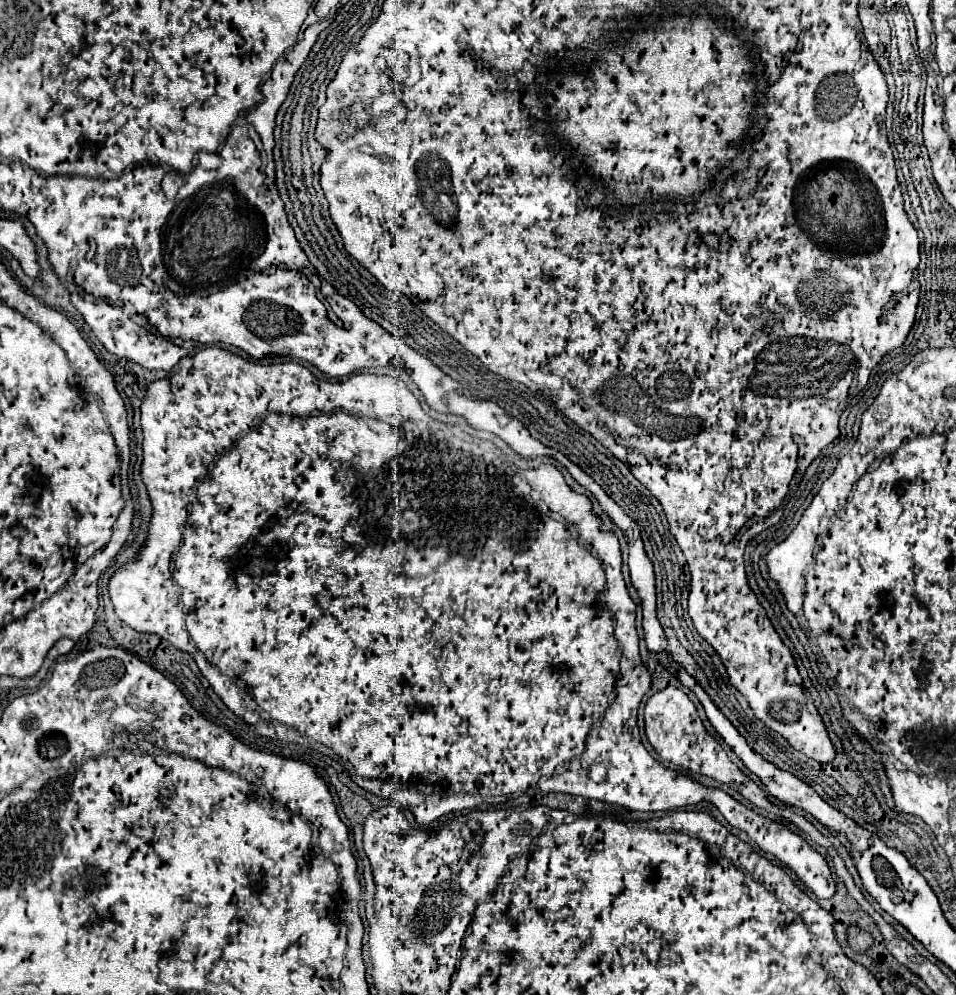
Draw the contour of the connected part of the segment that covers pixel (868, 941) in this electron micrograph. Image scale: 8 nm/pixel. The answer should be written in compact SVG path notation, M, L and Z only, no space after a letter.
M850 924L848 930L846 930L846 934L848 934L848 944L852 946L852 950L856 954L866 954L872 948L872 944L874 944L872 936L868 932L860 930L856 924Z

